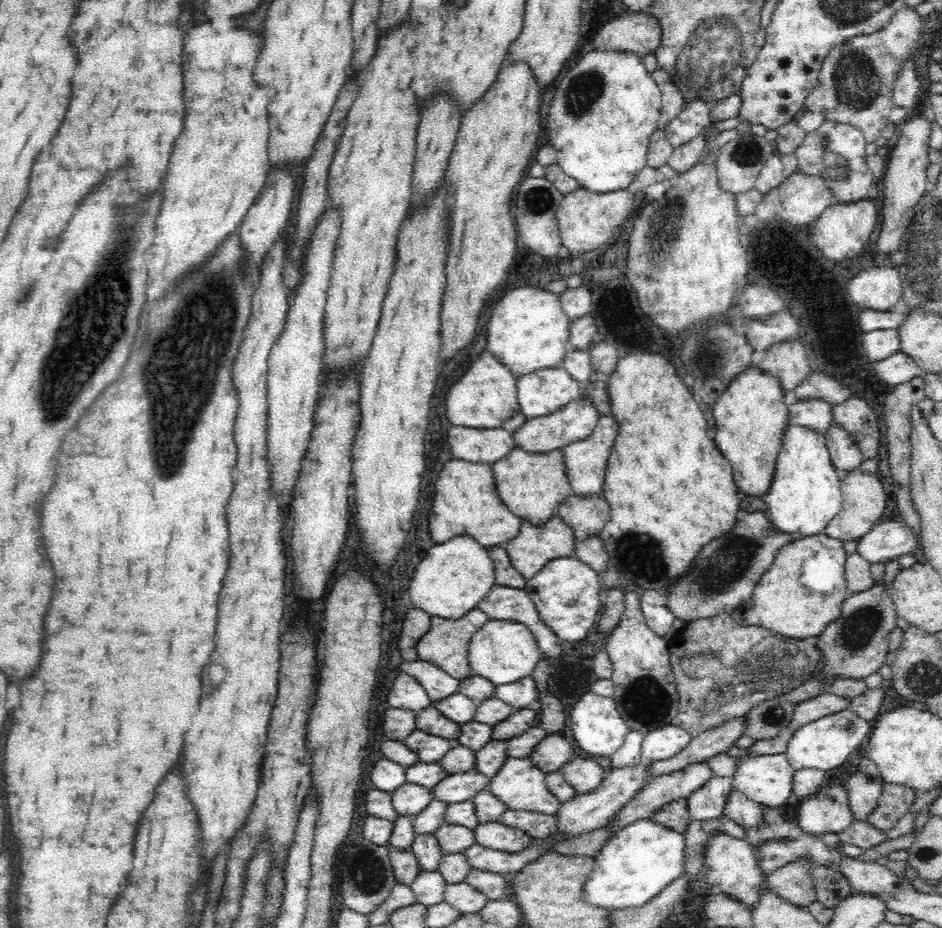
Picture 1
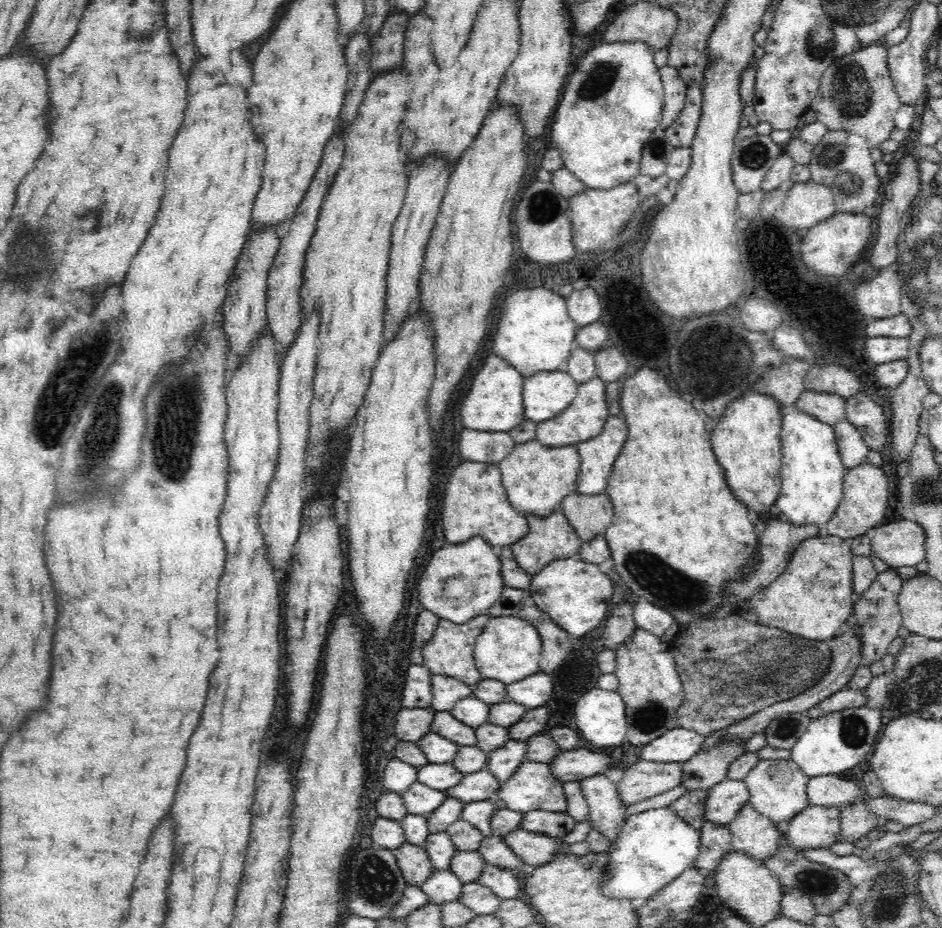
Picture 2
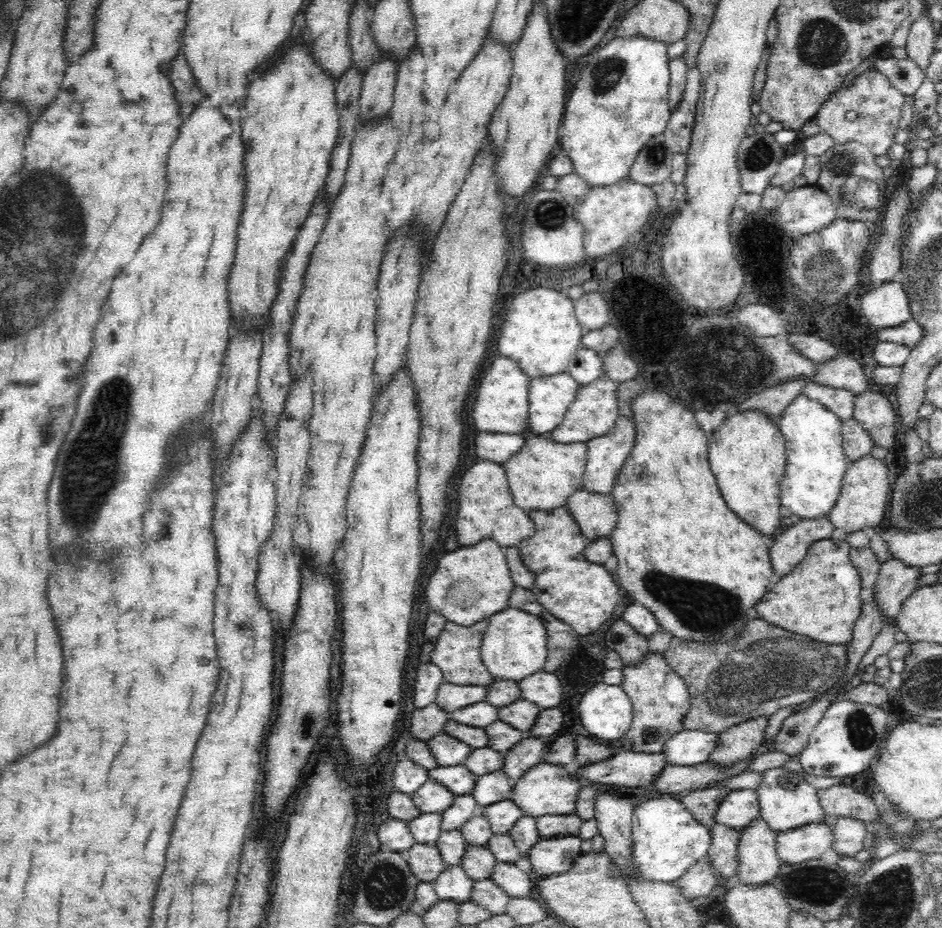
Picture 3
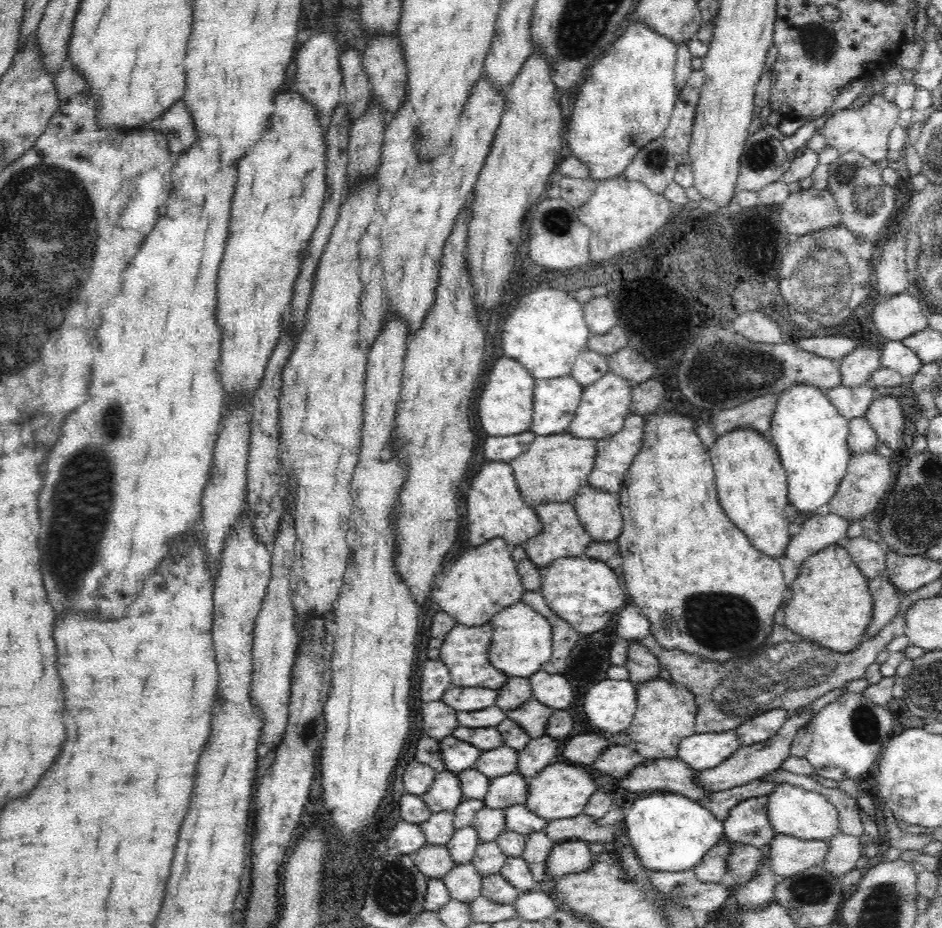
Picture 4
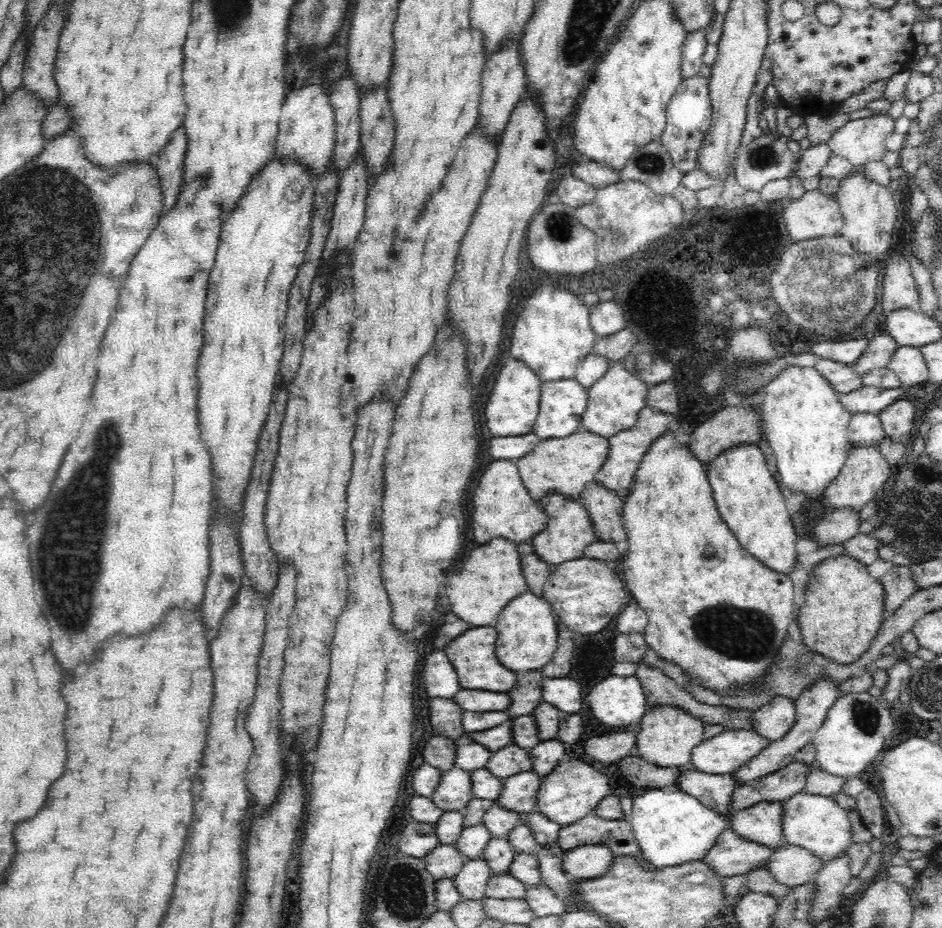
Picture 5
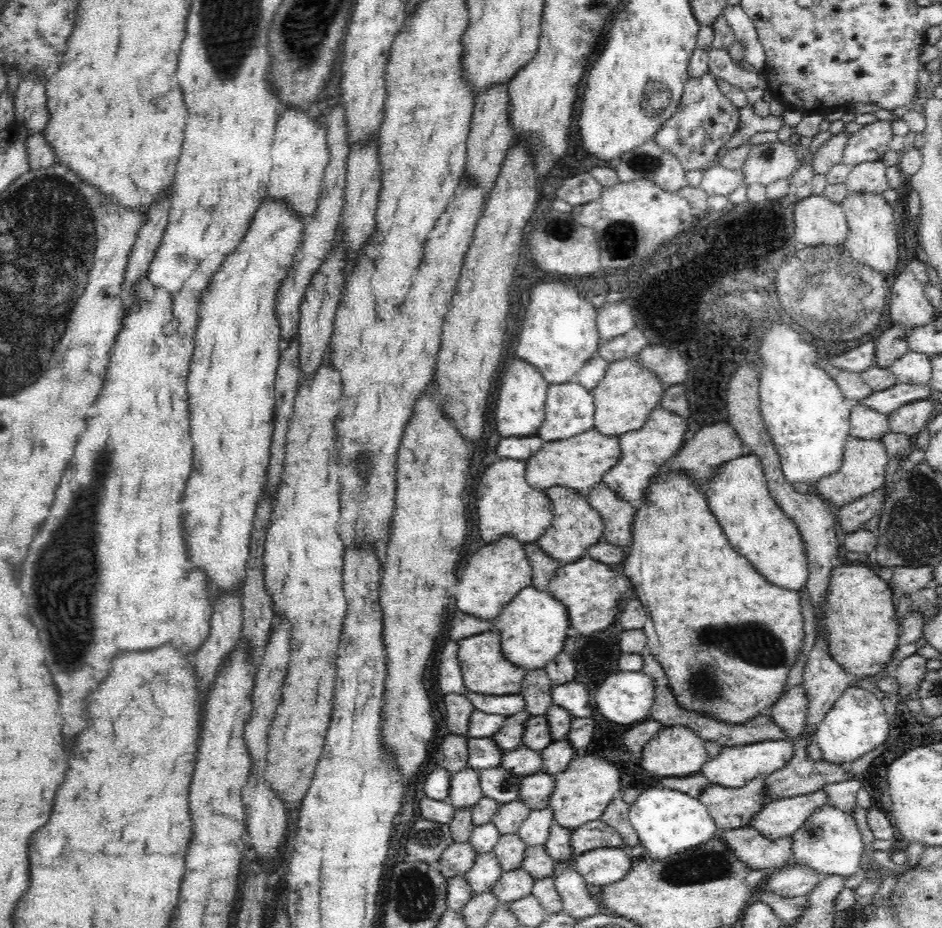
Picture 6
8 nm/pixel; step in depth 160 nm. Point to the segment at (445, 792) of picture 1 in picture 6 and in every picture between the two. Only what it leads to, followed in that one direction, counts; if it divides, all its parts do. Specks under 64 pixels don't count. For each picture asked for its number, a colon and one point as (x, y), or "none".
2: (481, 785)
3: (493, 787)
4: (503, 791)
5: (519, 792)
6: (535, 790)

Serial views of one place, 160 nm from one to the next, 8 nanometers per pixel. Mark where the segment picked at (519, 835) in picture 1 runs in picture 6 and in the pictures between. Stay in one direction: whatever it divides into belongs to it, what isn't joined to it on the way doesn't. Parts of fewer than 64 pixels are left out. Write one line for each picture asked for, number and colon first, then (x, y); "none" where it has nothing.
2: (534, 850)
3: (551, 856)
4: (572, 857)
5: (587, 862)
6: (604, 866)

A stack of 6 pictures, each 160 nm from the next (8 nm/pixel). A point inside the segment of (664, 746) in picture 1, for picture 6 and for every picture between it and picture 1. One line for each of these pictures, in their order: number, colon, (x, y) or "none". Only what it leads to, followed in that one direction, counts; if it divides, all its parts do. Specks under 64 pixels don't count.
2: (678, 744)
3: (688, 747)
4: (699, 751)
5: (721, 754)
6: (733, 766)

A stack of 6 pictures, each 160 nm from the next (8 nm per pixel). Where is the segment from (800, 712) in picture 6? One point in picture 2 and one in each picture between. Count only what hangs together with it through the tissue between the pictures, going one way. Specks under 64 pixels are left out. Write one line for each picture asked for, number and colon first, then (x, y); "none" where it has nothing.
2: (706, 768)
3: (737, 743)
4: (759, 728)
5: (773, 720)

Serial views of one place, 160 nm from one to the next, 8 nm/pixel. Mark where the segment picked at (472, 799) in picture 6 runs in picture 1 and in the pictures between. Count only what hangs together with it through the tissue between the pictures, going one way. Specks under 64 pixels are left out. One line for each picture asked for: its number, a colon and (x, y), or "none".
1: (409, 800)
2: (419, 799)
3: (431, 797)
4: (444, 795)
5: (454, 790)

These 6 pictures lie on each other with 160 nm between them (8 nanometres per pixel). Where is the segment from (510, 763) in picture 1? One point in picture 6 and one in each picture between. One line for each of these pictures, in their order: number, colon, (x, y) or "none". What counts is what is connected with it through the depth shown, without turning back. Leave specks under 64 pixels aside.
2: (533, 786)
3: (547, 788)
4: (560, 790)
5: (572, 790)
6: (581, 793)

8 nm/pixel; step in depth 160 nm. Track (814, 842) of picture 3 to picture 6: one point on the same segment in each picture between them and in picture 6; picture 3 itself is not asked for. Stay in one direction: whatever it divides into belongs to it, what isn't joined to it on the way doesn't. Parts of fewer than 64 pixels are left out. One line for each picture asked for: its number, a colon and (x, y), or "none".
4: (789, 856)
5: (792, 866)
6: (797, 880)

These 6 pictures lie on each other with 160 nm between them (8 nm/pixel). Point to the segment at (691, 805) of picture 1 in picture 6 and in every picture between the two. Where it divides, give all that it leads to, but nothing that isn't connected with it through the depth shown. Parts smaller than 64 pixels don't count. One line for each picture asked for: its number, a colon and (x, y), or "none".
2: (725, 799)
3: (740, 806)
4: (748, 824)
5: (763, 823)
6: (782, 817)

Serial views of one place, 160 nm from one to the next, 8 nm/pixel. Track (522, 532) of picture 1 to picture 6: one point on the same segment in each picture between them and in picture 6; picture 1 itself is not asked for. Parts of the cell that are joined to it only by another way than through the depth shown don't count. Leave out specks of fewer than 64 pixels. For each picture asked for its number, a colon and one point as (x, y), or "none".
2: (549, 538)
3: (557, 538)
4: (563, 536)
5: (569, 530)
6: (576, 526)

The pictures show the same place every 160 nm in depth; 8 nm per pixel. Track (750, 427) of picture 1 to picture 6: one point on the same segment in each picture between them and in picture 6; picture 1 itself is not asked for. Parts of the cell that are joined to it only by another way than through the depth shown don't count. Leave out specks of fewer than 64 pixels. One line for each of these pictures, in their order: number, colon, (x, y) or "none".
2: (747, 440)
3: (747, 453)
4: (751, 485)
5: (747, 495)
6: (738, 495)

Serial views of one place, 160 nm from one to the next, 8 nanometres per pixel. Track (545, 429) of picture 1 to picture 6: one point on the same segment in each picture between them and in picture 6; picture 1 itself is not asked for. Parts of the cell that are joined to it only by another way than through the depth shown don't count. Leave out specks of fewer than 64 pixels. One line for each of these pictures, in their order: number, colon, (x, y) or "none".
2: (585, 418)
3: (593, 413)
4: (604, 405)
5: (614, 401)
6: (627, 393)

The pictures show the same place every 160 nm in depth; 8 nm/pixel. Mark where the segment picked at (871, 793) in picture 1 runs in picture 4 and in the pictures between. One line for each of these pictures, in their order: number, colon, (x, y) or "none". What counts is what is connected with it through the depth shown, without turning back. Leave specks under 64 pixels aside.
2: (857, 820)
3: (849, 833)
4: (845, 850)

